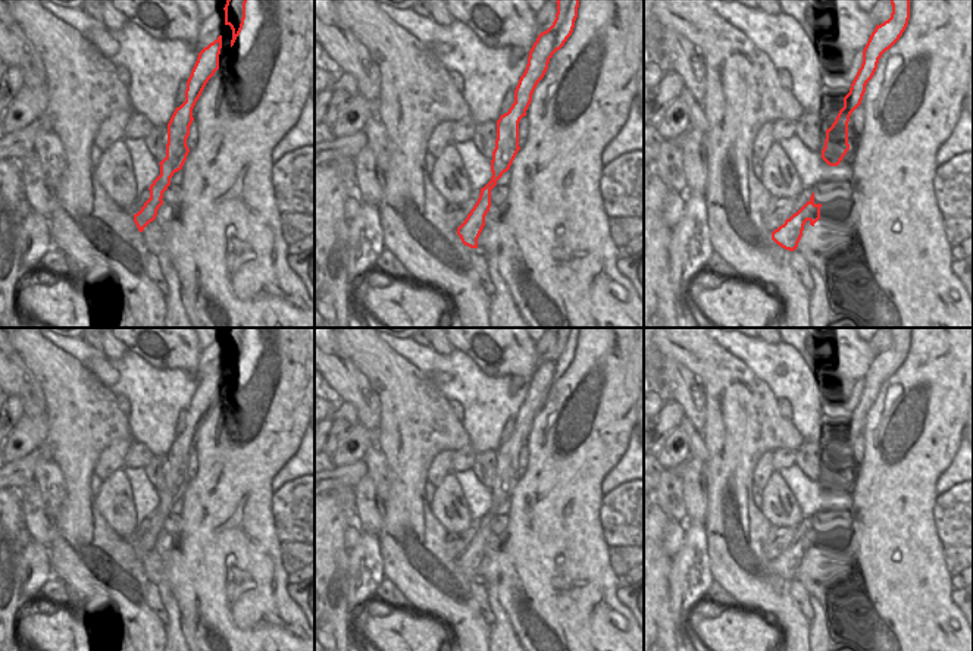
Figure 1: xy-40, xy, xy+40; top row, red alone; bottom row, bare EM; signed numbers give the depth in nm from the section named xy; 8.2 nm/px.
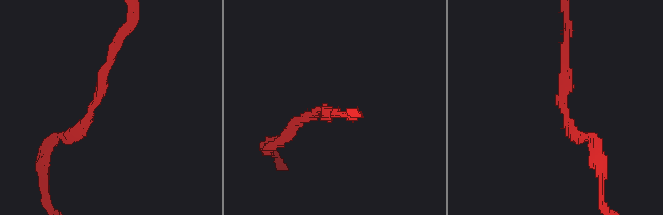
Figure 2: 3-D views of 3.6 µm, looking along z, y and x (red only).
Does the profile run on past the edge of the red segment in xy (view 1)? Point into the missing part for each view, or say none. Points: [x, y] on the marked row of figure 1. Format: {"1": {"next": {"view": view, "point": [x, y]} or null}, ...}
{"1": {"next": null}}

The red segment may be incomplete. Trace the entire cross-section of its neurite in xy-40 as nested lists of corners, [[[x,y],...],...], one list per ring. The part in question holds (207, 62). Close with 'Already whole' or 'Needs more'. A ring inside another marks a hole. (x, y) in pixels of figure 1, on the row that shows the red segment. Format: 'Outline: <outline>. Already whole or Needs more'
Outline: [[[222,35],[204,47],[197,57],[197,62],[187,81],[185,101],[175,109],[168,123],[168,144],[166,157],[159,163],[160,175],[150,185],[150,198],[144,203],[141,210],[134,215],[134,222],[140,232],[153,222],[157,216],[159,207],[163,204],[163,193],[170,185],[170,178],[181,170],[190,148],[187,138],[190,126],[194,121],[193,109],[200,98],[206,84],[219,69],[219,54],[222,48]]]. Already whole

